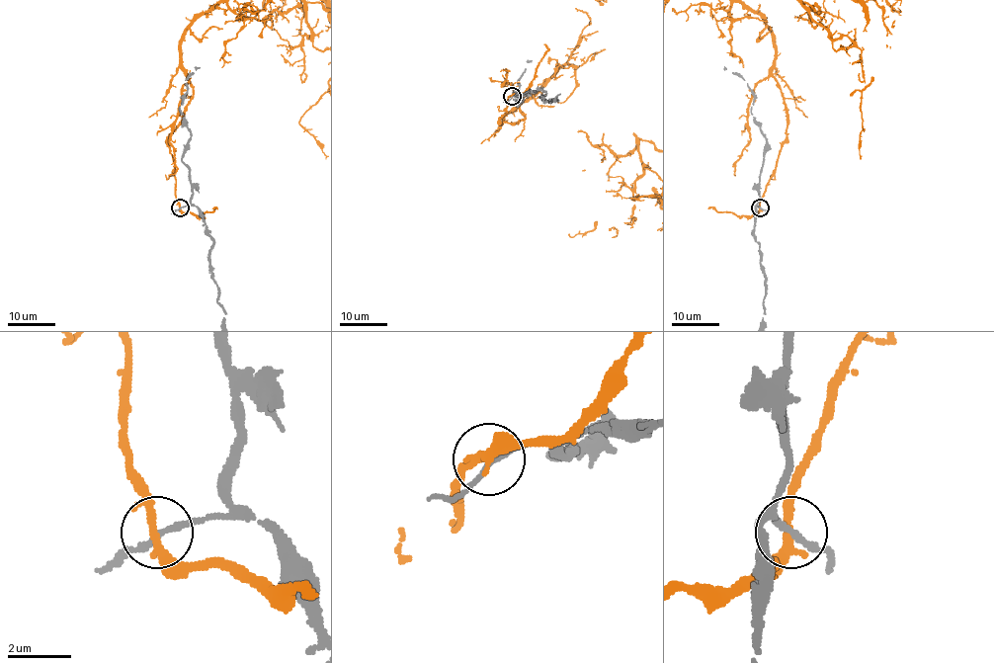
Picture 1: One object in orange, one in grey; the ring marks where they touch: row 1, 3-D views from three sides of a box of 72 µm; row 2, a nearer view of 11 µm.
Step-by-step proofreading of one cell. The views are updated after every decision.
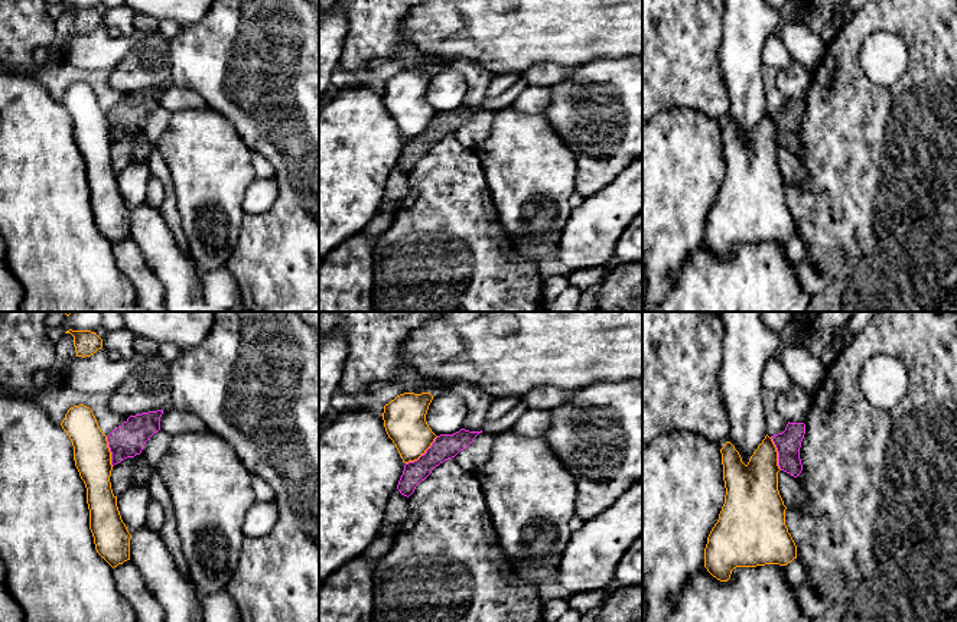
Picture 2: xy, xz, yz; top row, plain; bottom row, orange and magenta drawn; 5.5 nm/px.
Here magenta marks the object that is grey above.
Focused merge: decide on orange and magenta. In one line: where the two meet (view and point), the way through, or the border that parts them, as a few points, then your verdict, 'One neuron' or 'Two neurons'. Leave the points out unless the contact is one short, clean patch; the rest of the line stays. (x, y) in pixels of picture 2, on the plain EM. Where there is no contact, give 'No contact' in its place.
Touches orange at xz (423, 130). Boundary: xz (438, 113), (423, 130), (406, 140). Two neurons

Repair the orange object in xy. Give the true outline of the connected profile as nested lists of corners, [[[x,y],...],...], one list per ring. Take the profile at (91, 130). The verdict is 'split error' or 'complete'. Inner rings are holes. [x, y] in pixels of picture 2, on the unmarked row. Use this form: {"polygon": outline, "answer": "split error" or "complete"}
{"polygon": [[[74,82],[61,100],[74,123],[74,137],[87,165],[89,206],[97,229],[114,245],[130,237],[130,215],[111,166],[111,128],[92,87]]], "answer": "complete"}

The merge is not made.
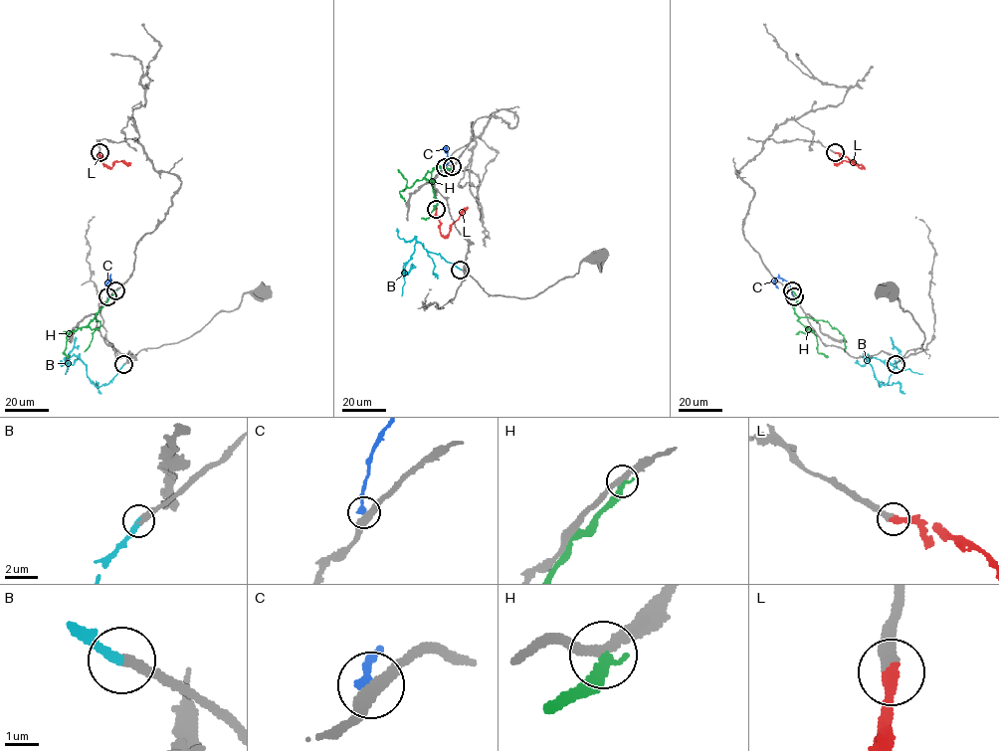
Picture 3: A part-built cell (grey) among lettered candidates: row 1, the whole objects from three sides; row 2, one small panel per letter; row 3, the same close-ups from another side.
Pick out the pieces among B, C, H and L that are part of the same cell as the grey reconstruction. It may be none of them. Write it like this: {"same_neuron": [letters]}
{"same_neuron": ["B", "L"]}

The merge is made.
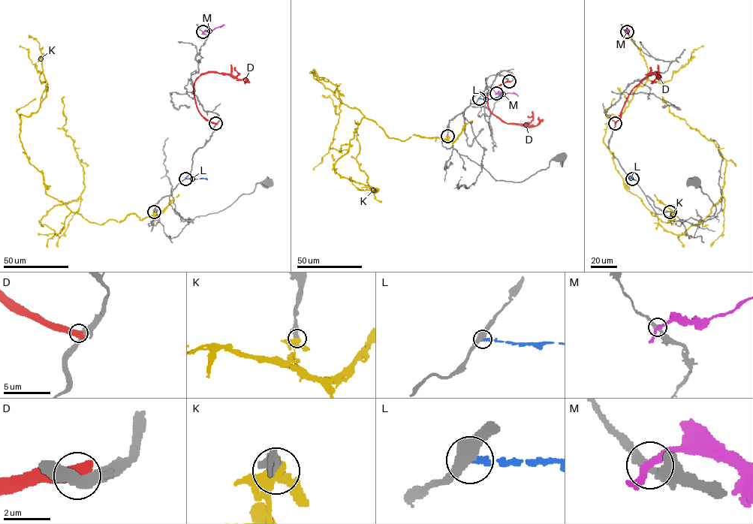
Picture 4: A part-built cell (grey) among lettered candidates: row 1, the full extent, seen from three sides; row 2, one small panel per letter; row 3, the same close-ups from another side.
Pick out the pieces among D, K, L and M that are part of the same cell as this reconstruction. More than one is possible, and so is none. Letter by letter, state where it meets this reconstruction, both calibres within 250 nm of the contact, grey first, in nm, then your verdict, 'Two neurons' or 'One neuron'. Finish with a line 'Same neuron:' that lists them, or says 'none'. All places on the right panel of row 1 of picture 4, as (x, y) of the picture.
D: Touches grey at (615, 123). Thickness 460 nm (grey) against 600 nm. Two neurons
K: Touches grey at (670, 212). Thickness 360 nm (grey) against 480 nm. One neuron
L: Touches grey at (632, 179). Thickness 360 nm (grey) against 240 nm. Two neurons
M: Touches grey at (627, 31). Thickness 320 nm (grey) against 280 nm. Two neurons
Same neuron: K

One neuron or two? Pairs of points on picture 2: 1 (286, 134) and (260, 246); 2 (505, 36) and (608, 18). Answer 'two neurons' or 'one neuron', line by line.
1: one neuron
2: one neuron

